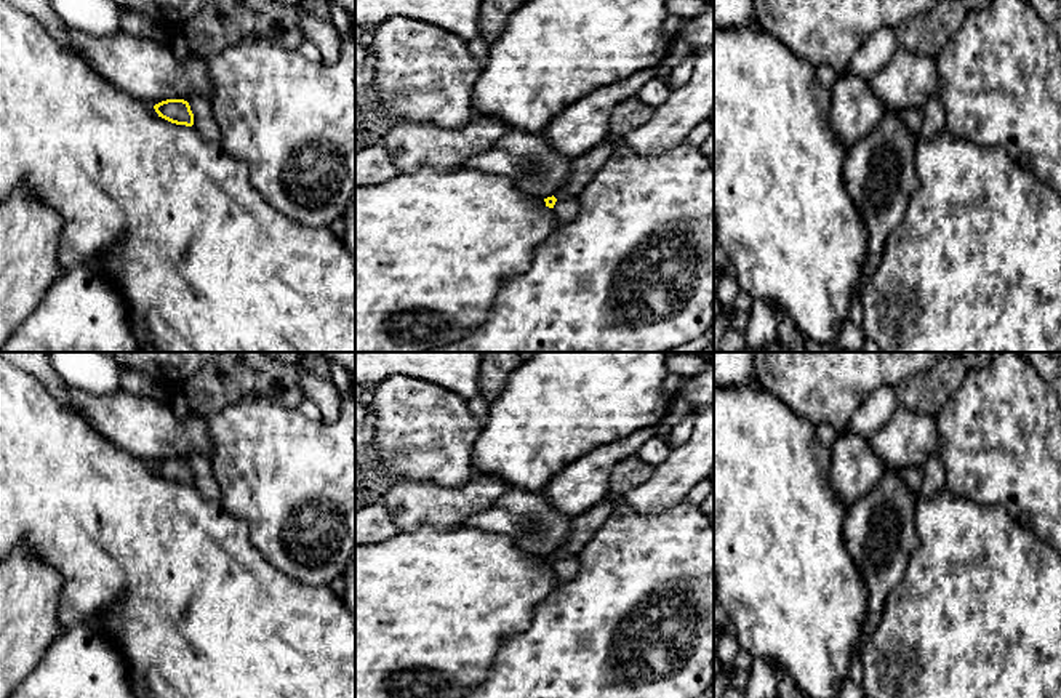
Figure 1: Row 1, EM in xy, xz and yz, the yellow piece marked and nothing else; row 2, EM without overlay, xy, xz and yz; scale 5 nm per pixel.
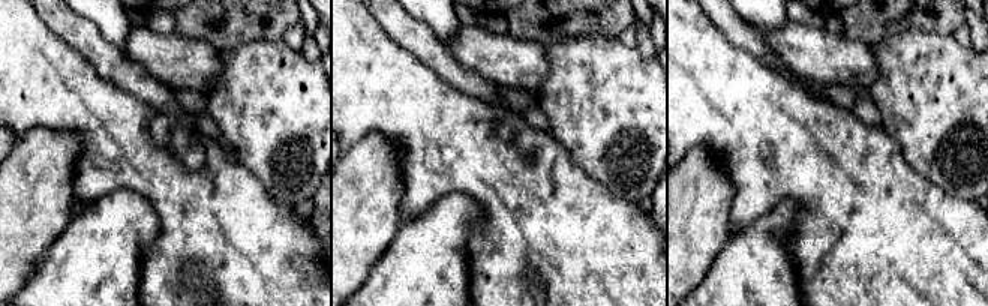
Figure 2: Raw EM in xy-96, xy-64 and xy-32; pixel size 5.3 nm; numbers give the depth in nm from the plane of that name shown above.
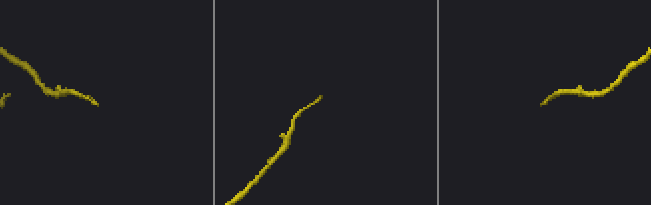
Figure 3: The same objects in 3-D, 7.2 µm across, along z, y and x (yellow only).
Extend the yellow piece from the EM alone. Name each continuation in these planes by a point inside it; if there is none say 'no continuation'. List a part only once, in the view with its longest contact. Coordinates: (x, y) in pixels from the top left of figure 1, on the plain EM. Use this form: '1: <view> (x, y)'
1: xz (583, 527)

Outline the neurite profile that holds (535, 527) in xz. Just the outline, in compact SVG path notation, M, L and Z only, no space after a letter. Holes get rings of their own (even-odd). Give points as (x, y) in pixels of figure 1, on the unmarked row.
M510 487L485 511L467 517L464 525L506 535L523 554L547 557L568 541L571 519L543 495Z

